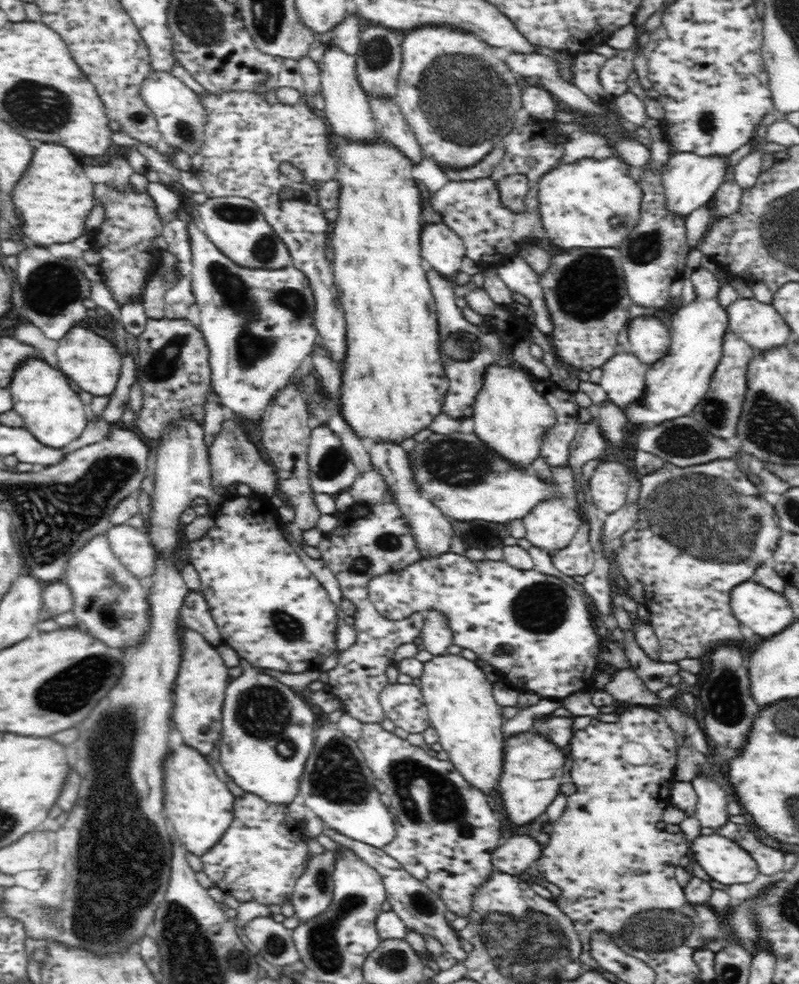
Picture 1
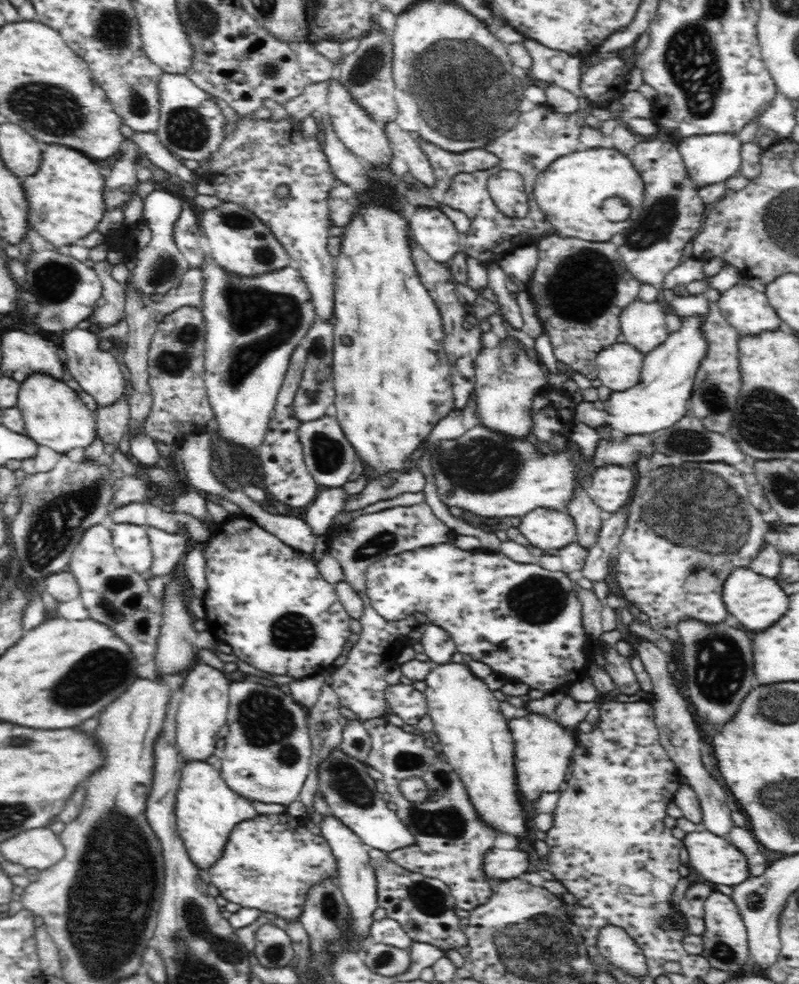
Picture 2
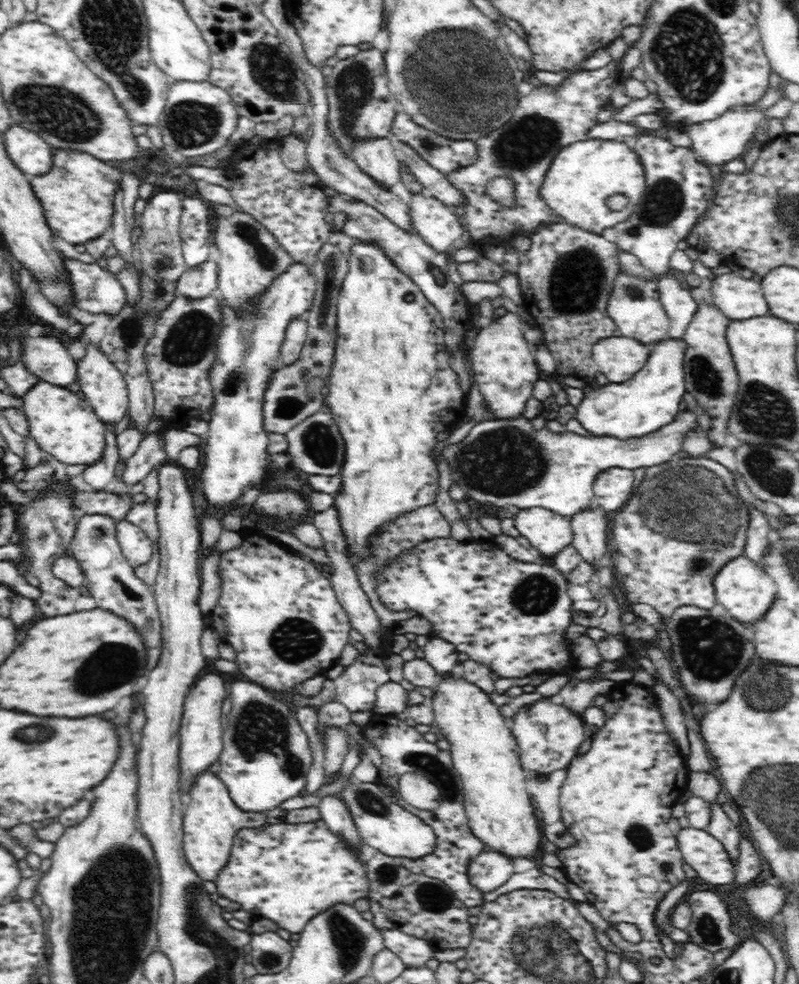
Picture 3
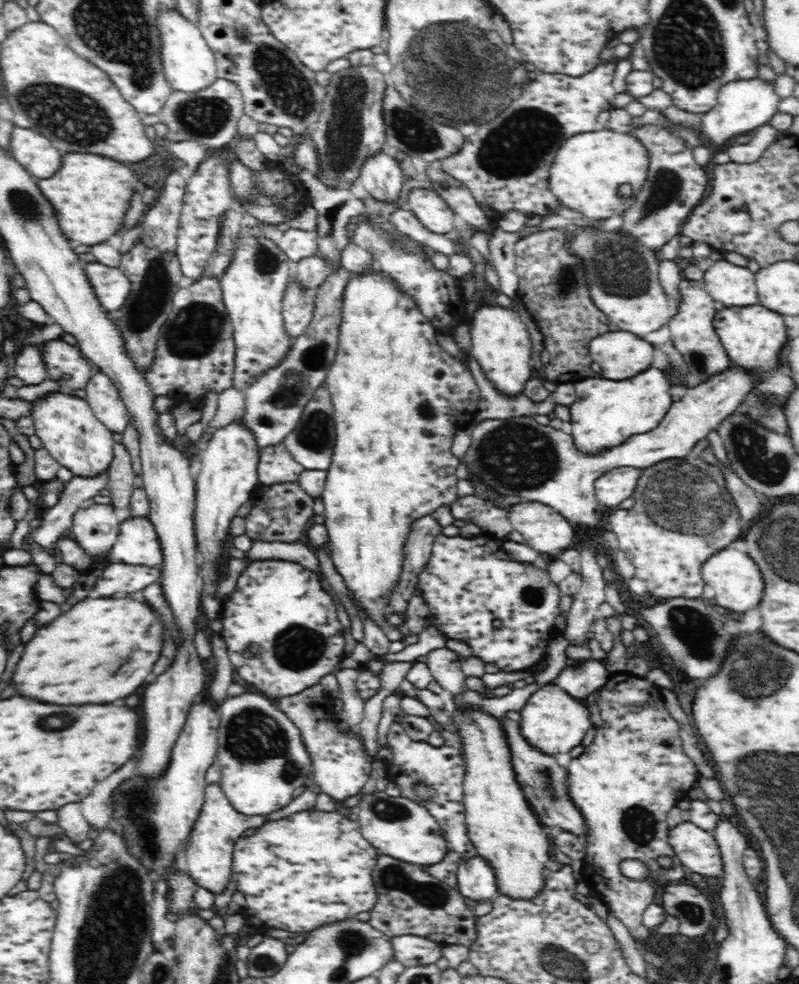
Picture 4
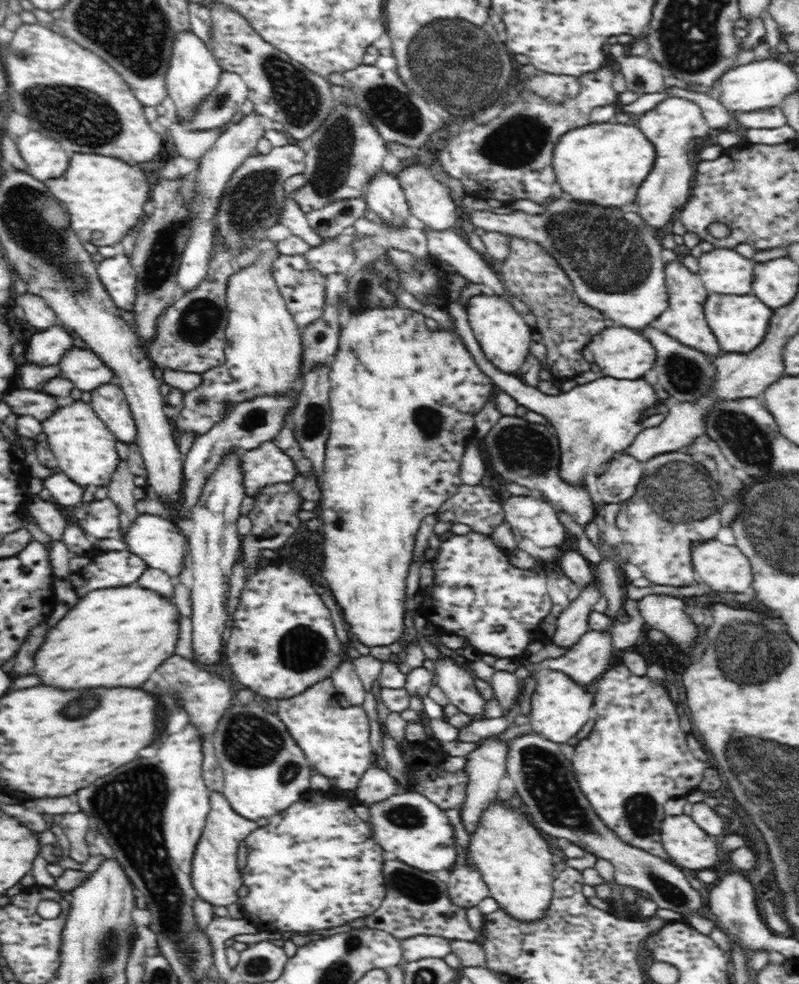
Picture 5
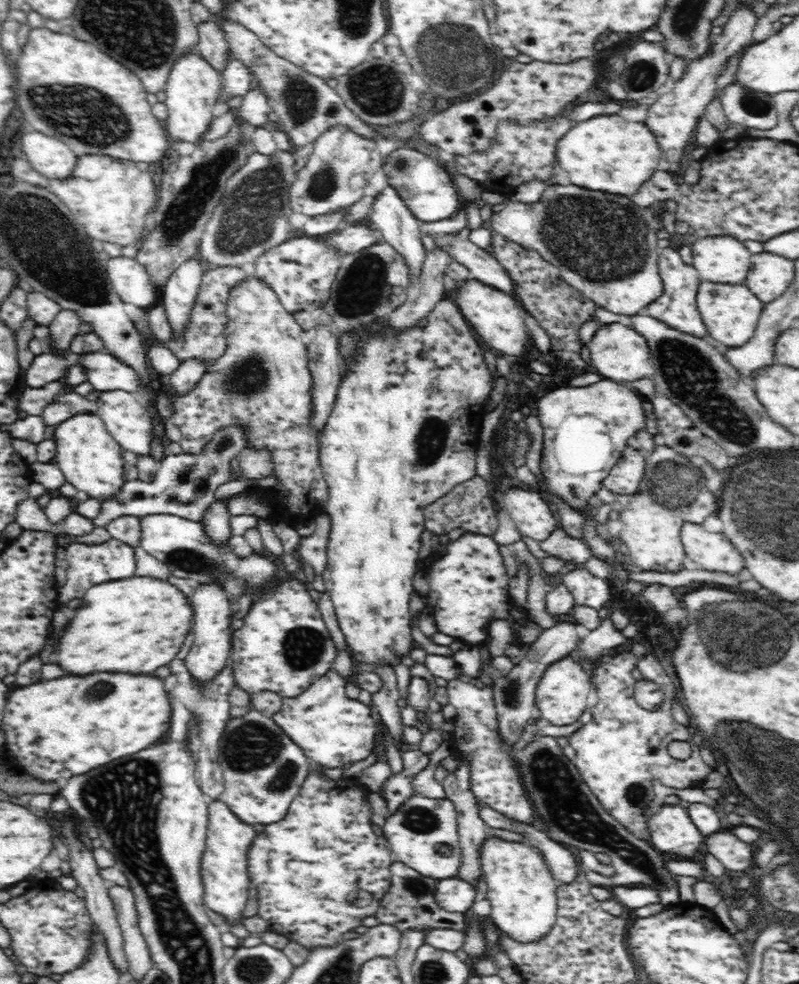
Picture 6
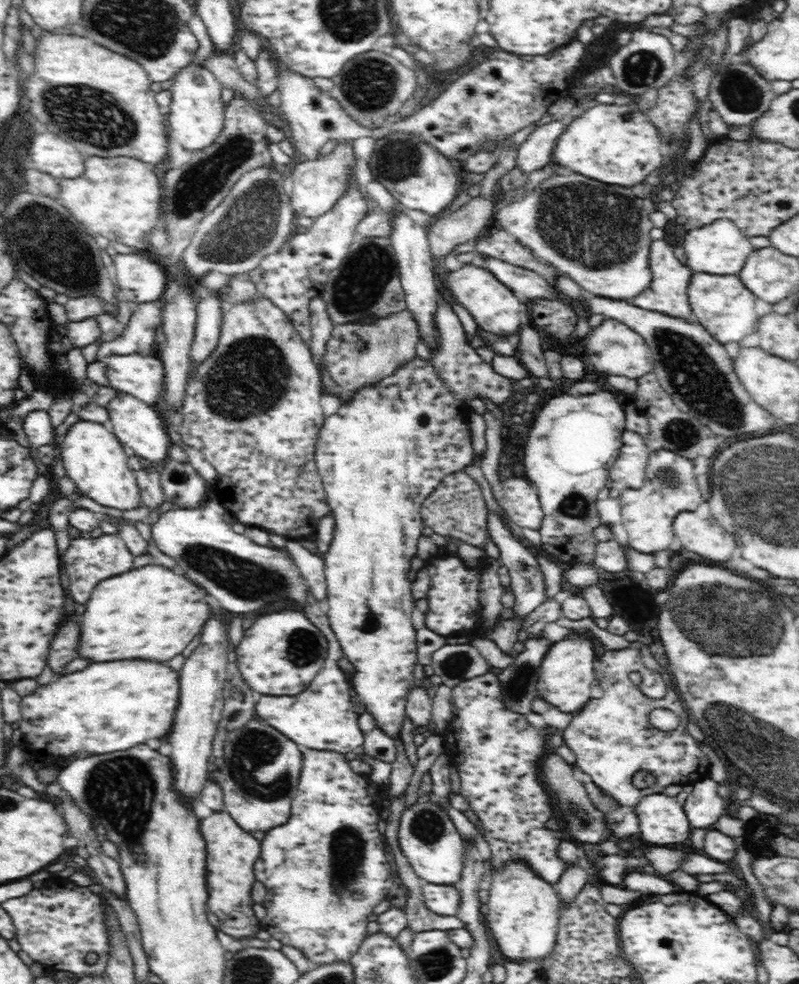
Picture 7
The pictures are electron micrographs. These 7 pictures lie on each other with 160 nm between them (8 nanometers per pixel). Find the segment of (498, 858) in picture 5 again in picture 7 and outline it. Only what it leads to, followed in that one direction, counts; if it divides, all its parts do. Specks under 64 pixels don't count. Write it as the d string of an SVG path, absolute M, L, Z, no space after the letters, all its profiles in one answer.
M522 861L507 862L490 875L493 883L489 889L485 922L502 955L509 962L531 965L550 956L554 952L561 913L556 889Z

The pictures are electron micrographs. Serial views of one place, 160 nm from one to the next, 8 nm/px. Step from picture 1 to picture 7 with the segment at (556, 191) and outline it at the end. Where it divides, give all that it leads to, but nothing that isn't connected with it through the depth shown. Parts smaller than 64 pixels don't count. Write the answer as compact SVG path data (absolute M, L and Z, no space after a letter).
M598 104L584 110L558 136L552 160L560 168L569 168L606 184L634 186L662 166L662 136L634 104Z

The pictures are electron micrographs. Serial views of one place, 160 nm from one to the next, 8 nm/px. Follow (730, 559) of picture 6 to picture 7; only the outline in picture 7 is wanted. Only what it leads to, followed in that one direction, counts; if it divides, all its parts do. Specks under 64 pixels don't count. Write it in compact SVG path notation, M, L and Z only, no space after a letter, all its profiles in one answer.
M689 511L674 520L673 534L680 539L682 548L700 554L708 562L724 562L737 548L733 534L726 532L714 518L703 520Z

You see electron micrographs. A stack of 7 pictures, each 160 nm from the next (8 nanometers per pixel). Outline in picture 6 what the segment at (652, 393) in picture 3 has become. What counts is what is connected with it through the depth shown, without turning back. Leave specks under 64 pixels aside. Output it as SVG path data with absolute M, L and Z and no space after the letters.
M604 378L586 388L558 388L535 401L543 429L539 467L545 489L577 513L588 513L590 497L620 460L626 440L647 426L642 399L638 392Z

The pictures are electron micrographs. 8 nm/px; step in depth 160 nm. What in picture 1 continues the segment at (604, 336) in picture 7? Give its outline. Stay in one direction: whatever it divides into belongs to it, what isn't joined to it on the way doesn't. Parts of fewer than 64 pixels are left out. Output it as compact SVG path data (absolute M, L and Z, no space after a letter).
M620 350L600 366L599 384L604 388L608 399L623 410L628 410L640 402L645 393L648 366L635 354Z

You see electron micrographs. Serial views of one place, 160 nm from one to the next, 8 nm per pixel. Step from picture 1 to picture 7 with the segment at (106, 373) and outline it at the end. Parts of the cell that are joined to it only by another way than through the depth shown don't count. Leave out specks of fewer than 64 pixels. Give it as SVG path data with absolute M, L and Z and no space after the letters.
M119 391L116 398L108 404L107 411L110 417L109 429L118 437L120 443L132 450L133 454L158 466L168 460L168 446L171 446L172 442L163 419L151 405L143 403L131 394Z

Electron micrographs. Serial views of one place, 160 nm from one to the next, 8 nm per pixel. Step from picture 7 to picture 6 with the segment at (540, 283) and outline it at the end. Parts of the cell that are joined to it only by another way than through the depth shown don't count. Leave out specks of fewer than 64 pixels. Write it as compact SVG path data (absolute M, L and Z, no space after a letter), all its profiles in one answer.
M462 228L457 235L436 235L435 244L447 248L453 260L463 264L474 278L493 286L509 295L513 294L514 283L507 270L490 254L470 242L470 228Z

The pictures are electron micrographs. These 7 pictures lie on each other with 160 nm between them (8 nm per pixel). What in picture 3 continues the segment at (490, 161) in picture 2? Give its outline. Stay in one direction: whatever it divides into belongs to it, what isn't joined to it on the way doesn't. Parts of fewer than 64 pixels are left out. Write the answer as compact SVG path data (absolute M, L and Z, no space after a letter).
M397 110L390 130L398 140L413 148L425 162L446 175L476 161L474 141L447 139L416 124L403 110Z

